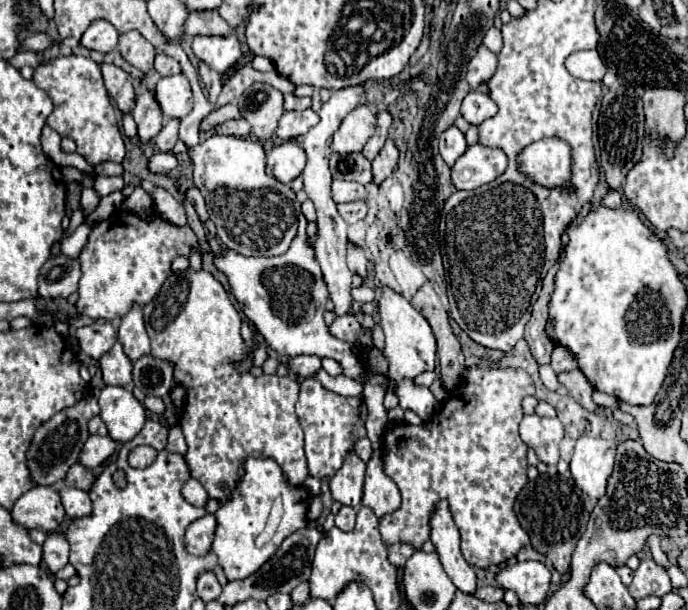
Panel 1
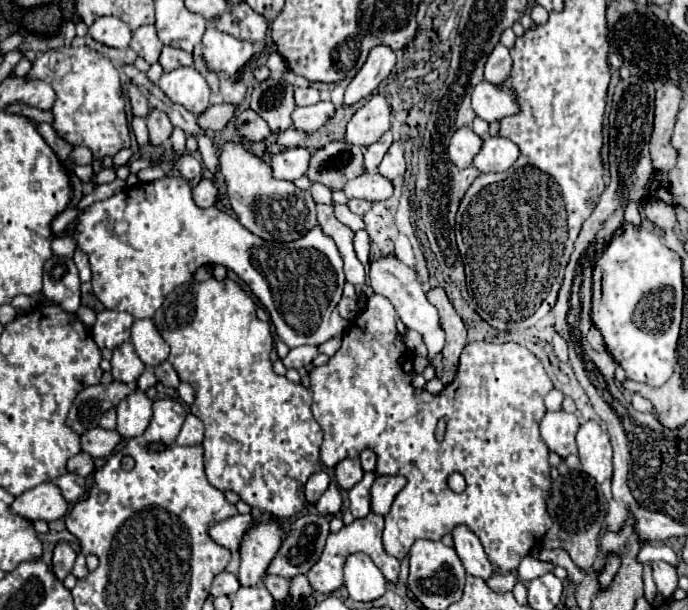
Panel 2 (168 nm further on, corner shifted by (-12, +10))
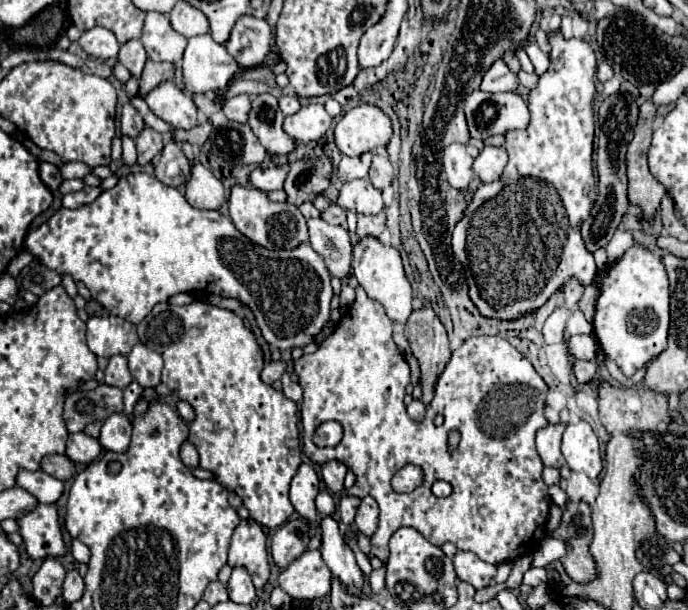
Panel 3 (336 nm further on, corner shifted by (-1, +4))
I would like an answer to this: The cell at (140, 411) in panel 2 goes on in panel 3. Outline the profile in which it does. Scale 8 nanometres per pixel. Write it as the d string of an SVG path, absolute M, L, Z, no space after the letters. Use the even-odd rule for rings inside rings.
M125 412L111 414L101 428L99 436L101 446L111 452L125 452L131 442L131 422L133 422L131 414Z

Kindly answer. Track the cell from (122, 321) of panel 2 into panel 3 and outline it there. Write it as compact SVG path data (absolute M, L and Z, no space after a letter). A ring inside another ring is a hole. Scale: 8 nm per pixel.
M93 316L87 320L87 346L103 358L127 354L137 342L137 328L117 316Z

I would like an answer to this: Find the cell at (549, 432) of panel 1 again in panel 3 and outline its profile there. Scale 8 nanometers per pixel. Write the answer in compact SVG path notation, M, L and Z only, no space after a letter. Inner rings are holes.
M547 424L545 428L537 430L537 452L545 466L561 468L565 464L565 458L561 454L561 434L565 430L565 424Z

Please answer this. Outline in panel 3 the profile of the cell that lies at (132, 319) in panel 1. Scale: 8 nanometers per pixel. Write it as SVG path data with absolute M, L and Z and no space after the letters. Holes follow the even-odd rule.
M137 342L131 352L127 354L127 360L129 360L129 370L133 374L133 378L143 386L151 386L155 388L159 378L161 378L161 370L163 370L163 358L149 350L145 344Z

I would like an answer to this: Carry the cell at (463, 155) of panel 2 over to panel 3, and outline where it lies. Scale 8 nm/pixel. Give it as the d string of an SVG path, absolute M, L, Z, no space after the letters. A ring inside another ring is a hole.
M455 142L443 150L443 168L445 168L447 180L453 188L459 188L459 190L467 188L467 184L473 178L471 164L473 164L473 158L467 154L465 144Z

